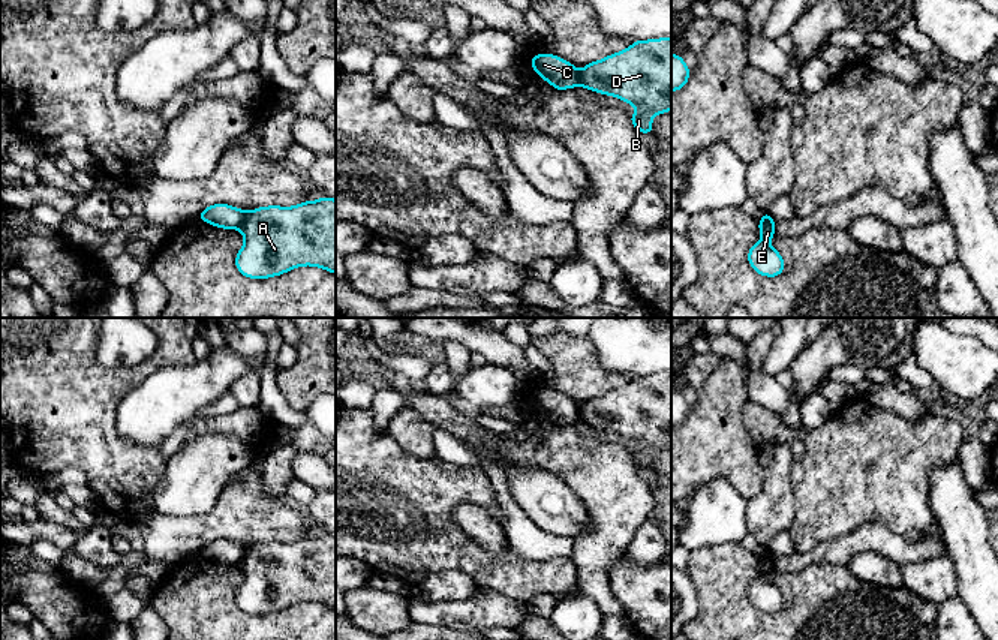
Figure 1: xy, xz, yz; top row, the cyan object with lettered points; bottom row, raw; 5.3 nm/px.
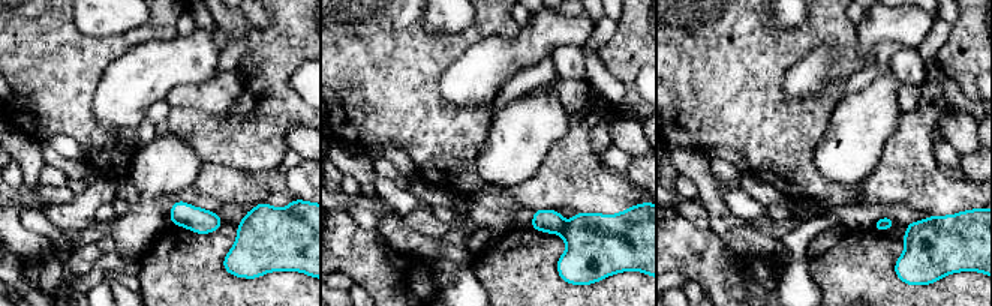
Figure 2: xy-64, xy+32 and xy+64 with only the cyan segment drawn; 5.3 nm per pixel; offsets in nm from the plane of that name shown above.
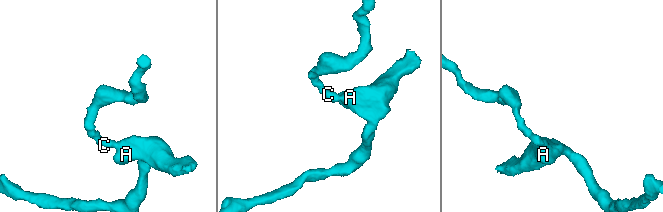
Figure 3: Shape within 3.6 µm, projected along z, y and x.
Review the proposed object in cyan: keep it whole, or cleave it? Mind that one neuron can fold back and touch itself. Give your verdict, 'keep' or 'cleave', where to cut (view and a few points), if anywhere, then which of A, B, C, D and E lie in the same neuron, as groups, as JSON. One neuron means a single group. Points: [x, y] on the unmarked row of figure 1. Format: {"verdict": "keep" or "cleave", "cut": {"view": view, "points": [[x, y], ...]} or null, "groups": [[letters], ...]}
{"verdict": "cleave", "cut": {"view": "xz", "points": [[579, 406], [580, 420]]}, "groups": [["A", "B", "D", "E"], ["C"]]}

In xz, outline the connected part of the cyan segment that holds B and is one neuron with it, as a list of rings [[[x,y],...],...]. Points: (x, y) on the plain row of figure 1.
[[[671,373],[635,376],[620,388],[586,400],[580,406],[580,421],[635,442],[631,459],[641,469],[653,471],[652,453],[671,445]]]

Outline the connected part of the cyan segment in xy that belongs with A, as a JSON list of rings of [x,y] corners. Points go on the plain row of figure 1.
[[[336,535],[255,544],[240,567],[244,580],[235,601],[246,613],[267,615],[303,601],[336,610]]]

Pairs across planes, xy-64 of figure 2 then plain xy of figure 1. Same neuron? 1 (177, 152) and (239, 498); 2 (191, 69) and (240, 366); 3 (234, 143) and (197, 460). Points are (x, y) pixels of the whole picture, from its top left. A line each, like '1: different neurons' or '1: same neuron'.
1: different neurons
2: same neuron
3: different neurons

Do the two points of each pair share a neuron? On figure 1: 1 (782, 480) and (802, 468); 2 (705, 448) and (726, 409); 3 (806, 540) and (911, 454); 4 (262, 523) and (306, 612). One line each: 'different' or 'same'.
1: different
2: same
3: same
4: different

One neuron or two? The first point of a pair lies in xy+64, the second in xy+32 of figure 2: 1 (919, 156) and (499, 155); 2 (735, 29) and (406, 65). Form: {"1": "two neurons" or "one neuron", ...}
{"1": "two neurons", "2": "one neuron"}

